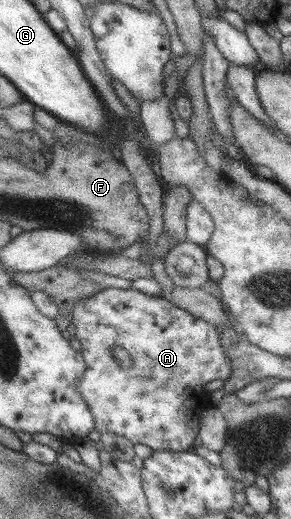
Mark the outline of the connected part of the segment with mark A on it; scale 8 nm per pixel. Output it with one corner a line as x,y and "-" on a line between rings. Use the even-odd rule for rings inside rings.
104,288
98,290
96,294
92,294
92,296
80,298
80,300
72,306
70,329
71,337
78,340
81,344
80,354
82,354
84,364
86,364
86,370
82,373
75,388
80,392
82,400
86,402
88,410
92,413
96,432
114,432
114,434
126,438
126,440
129,440
132,444
144,444
144,446
149,446
153,451
174,450
174,452
184,452
192,449
192,442
194,442
194,438
196,438
199,431
200,414
210,406
210,402
204,402
204,398
206,398
204,386
215,379
226,380
230,372
232,372
228,355
224,353
224,349
222,349
222,345
220,345
220,335
218,335
218,331
216,331
216,327
214,327
213,324
192,316
188,311
172,305
170,301
164,299
162,296
150,296
150,294
144,294
132,288
-
112,346
118,346
118,348
122,348
122,350
126,350
126,352
130,354
132,358
130,367
116,368
110,362
107,351
110,350

